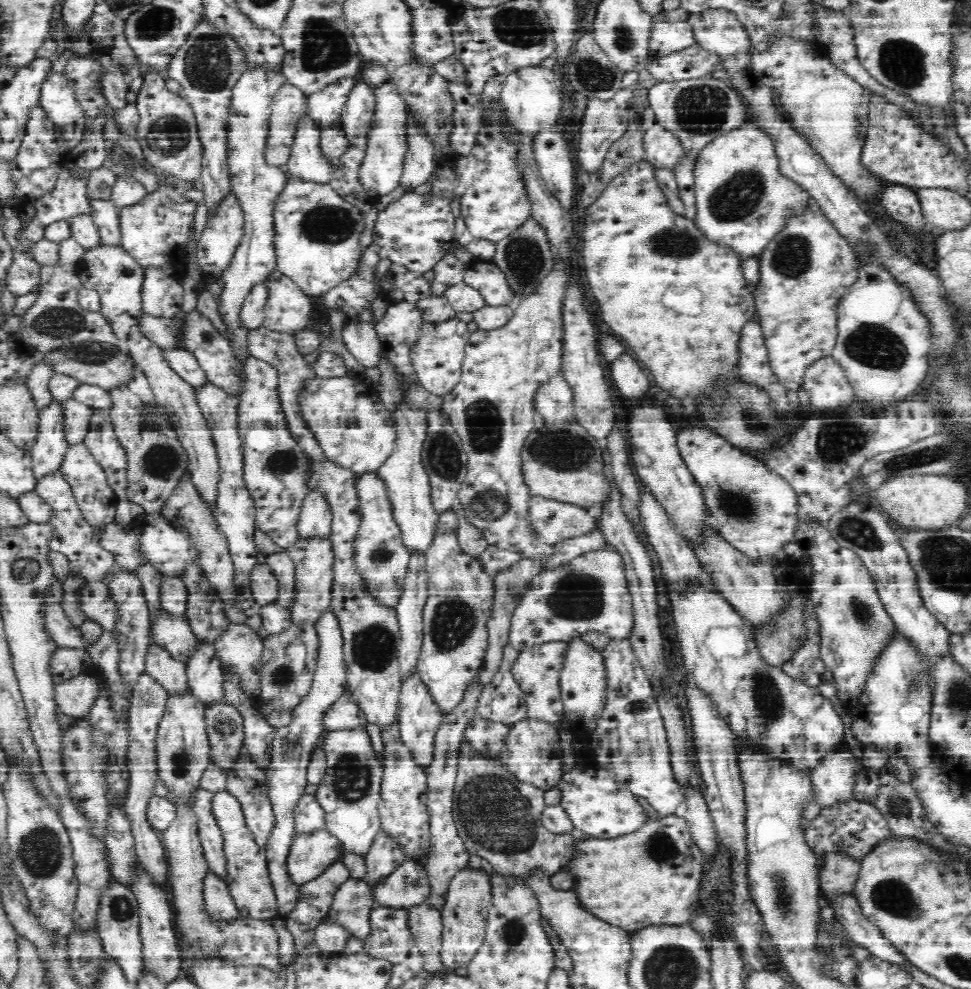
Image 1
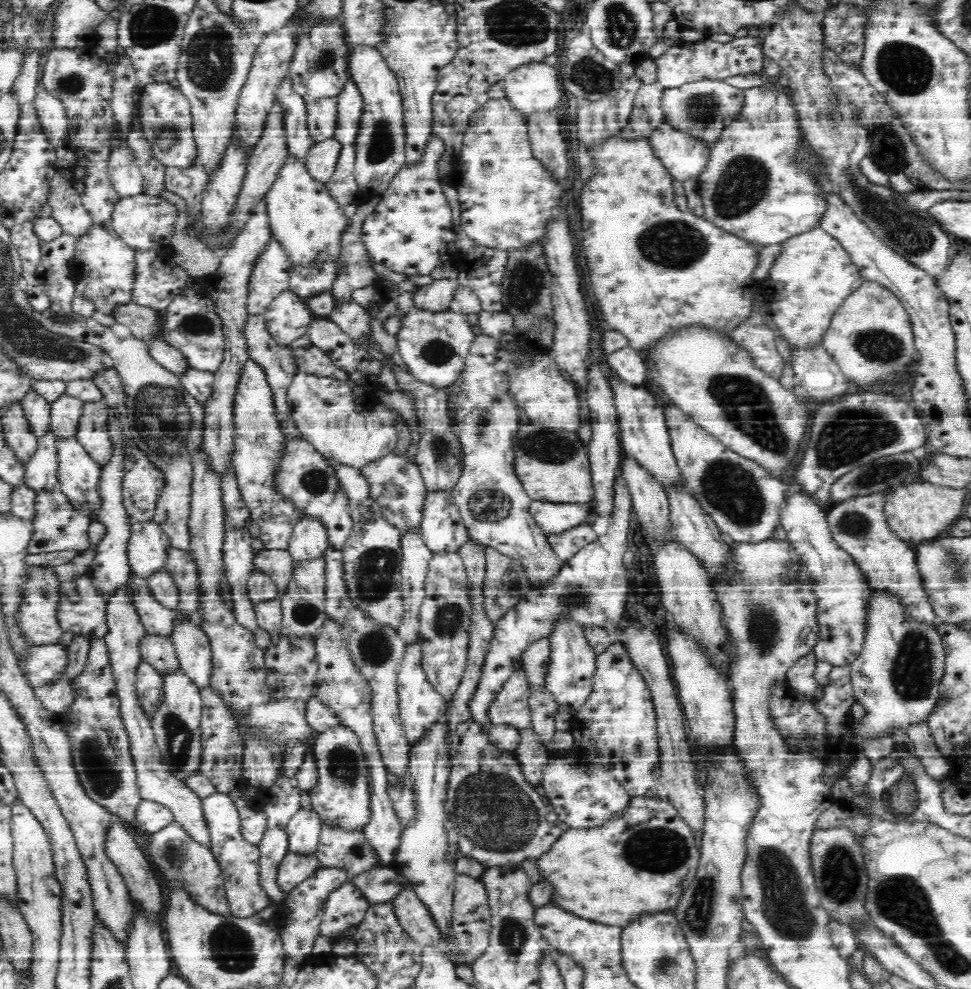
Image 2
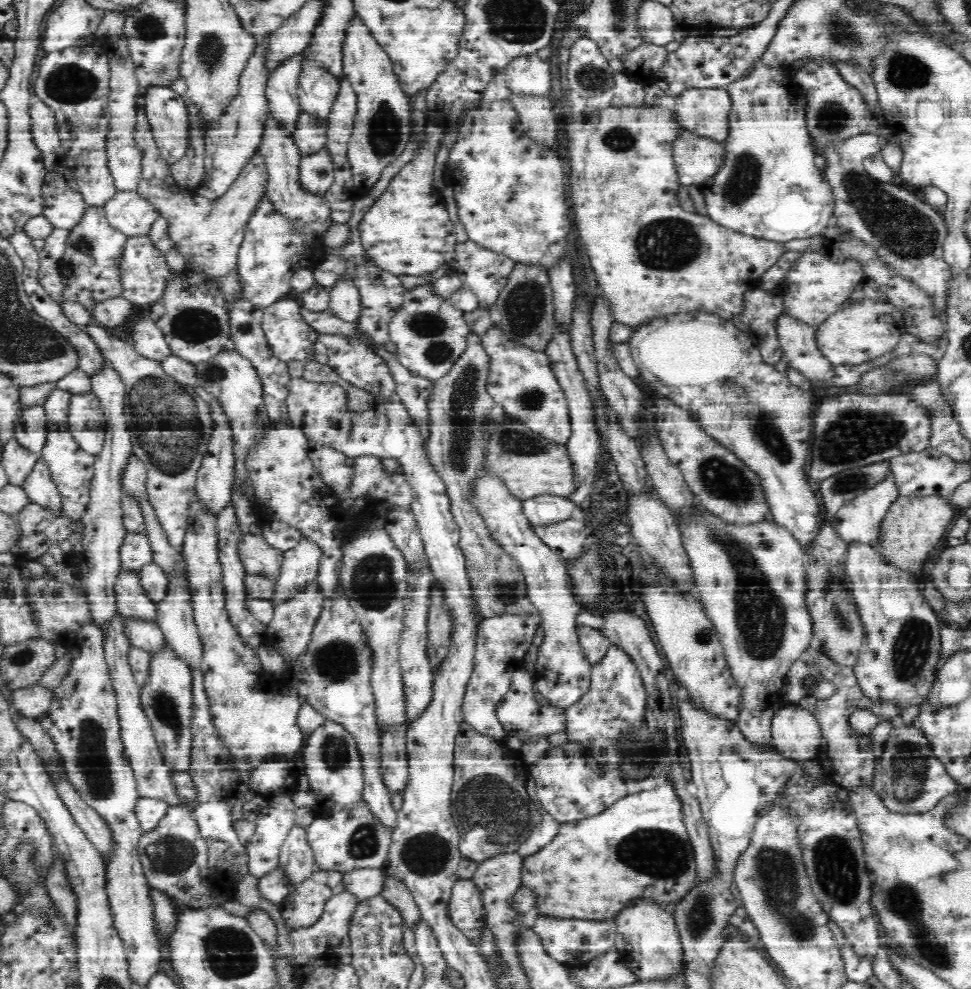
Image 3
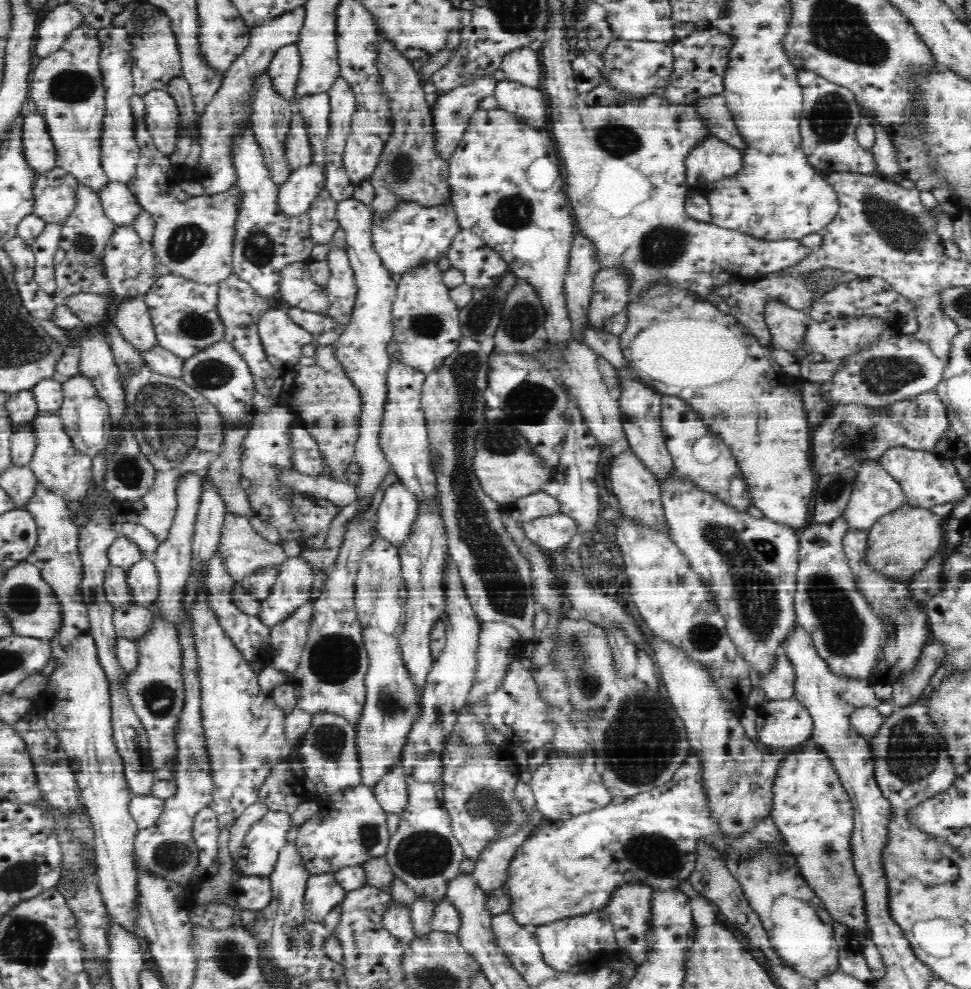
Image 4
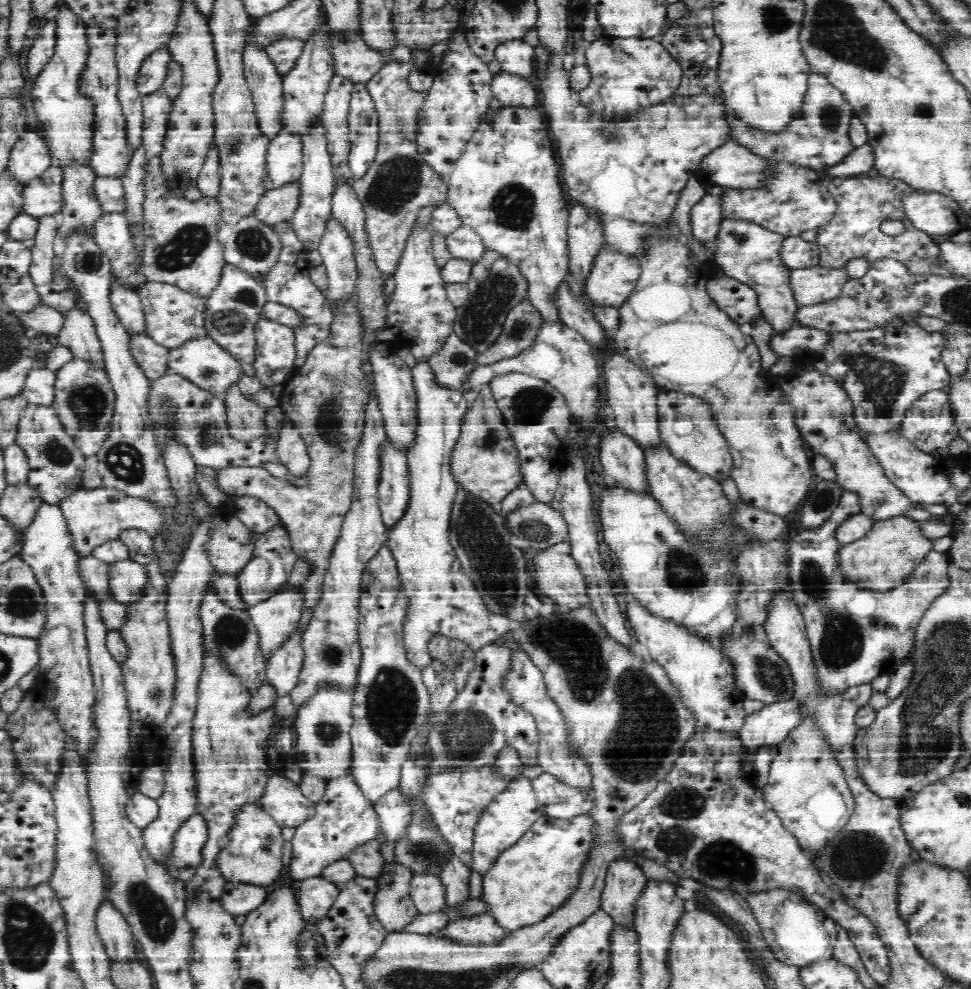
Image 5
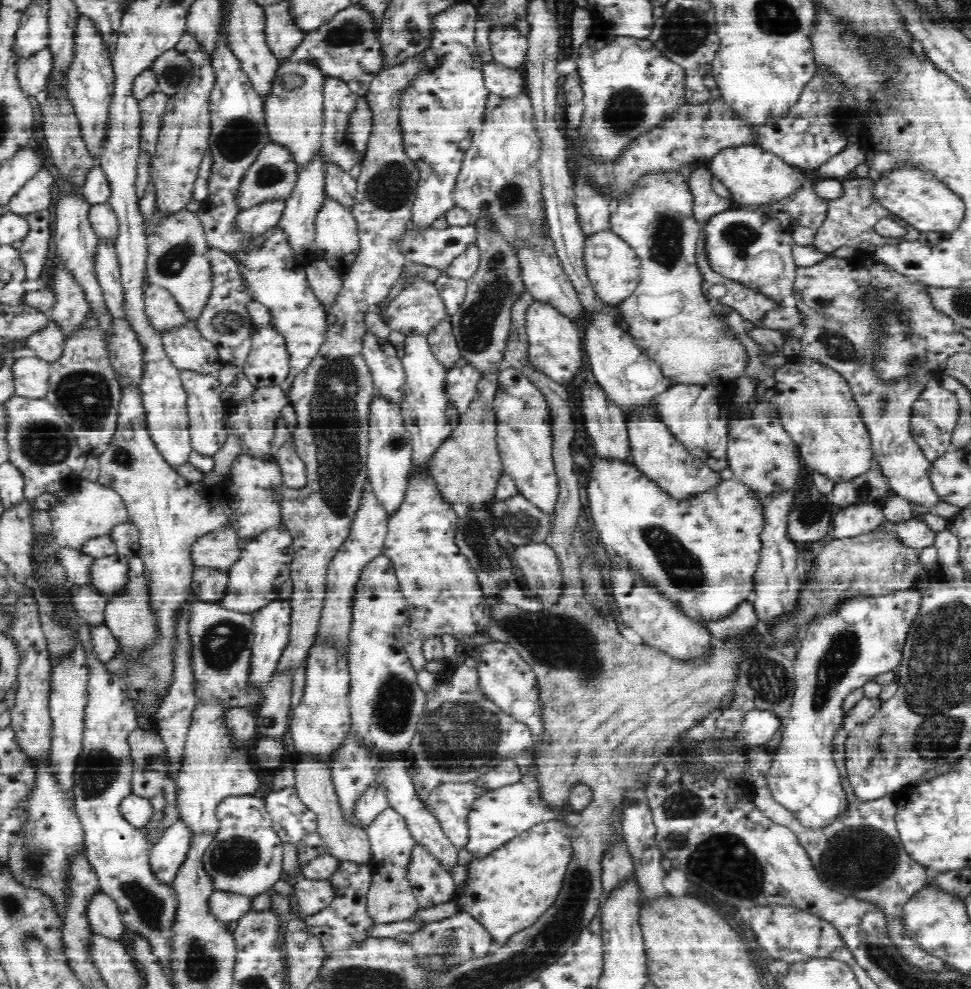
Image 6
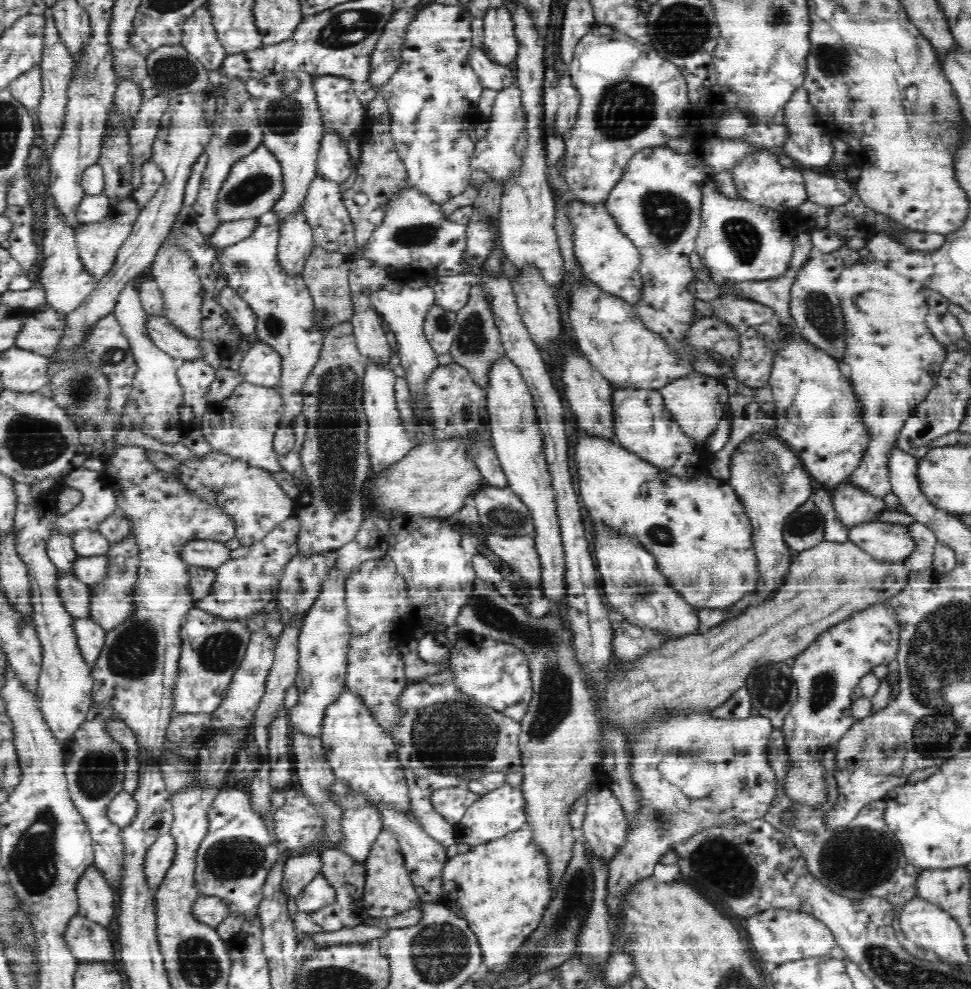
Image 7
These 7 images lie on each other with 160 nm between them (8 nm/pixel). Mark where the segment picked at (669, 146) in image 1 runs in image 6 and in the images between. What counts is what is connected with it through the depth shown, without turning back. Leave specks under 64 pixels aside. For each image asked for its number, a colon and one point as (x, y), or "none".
2: (683, 157)
3: (696, 159)
4: (709, 160)
5: (730, 165)
6: (753, 176)

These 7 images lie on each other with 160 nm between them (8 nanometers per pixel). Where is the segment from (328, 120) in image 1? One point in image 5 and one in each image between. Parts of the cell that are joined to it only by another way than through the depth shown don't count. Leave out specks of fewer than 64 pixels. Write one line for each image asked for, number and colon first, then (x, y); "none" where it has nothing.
2: (322, 115)
3: (311, 133)
4: (299, 149)
5: (285, 158)

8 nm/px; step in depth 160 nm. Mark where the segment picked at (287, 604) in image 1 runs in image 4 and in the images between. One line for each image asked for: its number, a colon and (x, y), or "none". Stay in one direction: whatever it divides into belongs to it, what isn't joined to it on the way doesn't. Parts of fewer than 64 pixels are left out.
2: (278, 565)
3: (258, 557)
4: (245, 552)

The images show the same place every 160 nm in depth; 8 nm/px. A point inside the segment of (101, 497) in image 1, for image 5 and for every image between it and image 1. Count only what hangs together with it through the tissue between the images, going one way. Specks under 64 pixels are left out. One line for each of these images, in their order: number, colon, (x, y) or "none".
2: (79, 474)
3: (72, 469)
4: (65, 470)
5: (56, 465)

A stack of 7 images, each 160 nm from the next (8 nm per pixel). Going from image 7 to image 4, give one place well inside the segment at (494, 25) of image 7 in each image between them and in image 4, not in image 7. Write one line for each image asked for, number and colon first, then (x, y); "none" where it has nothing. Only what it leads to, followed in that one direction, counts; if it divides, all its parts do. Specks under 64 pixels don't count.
4: (524, 66)
5: (518, 58)
6: (509, 48)

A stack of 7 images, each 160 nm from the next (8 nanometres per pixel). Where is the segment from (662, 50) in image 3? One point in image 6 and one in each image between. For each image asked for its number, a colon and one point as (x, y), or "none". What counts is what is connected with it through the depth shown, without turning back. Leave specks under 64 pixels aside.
4: (639, 68)
5: (628, 74)
6: (629, 86)

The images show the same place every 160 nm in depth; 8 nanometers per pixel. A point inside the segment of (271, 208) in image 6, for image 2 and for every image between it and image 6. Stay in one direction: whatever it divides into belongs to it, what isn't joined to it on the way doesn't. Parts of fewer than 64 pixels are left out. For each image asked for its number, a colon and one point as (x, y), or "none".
2: (321, 162)
3: (317, 170)
4: (302, 189)
5: (279, 205)

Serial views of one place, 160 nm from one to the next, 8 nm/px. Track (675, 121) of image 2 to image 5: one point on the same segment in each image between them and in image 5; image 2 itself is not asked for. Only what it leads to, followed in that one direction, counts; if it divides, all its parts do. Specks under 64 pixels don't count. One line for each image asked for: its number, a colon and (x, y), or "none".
3: (704, 112)
4: (713, 112)
5: (818, 138)

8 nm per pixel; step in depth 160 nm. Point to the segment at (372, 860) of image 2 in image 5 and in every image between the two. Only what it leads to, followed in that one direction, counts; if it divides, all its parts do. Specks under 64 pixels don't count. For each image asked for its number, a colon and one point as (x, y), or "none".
3: (346, 840)
4: (350, 829)
5: (344, 819)

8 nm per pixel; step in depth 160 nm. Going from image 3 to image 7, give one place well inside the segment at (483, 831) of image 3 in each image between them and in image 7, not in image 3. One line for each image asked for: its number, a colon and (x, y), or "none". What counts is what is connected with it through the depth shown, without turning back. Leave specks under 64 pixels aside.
4: (480, 781)
5: (457, 798)
6: (451, 802)
7: (451, 803)

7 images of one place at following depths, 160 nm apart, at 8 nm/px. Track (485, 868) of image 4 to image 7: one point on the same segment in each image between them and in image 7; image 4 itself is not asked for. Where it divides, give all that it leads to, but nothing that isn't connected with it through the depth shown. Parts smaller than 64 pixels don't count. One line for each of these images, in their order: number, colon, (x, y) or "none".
5: (514, 812)
6: (500, 815)
7: (495, 814)

